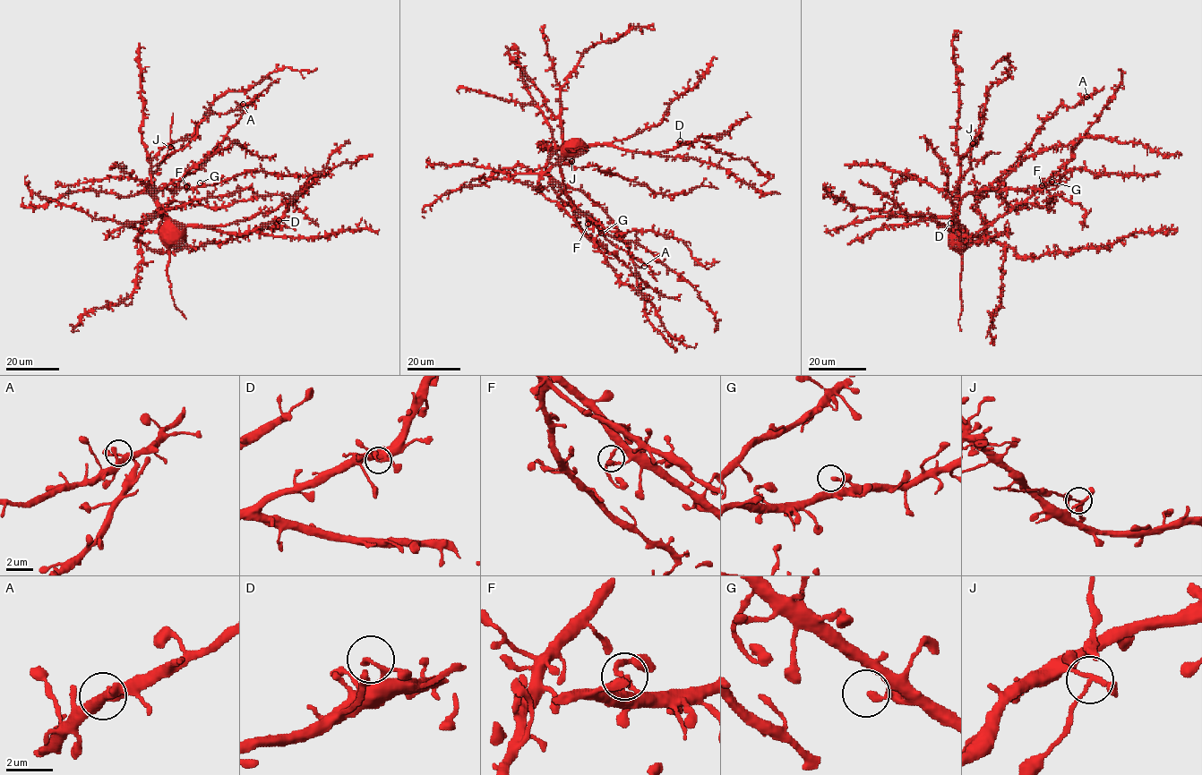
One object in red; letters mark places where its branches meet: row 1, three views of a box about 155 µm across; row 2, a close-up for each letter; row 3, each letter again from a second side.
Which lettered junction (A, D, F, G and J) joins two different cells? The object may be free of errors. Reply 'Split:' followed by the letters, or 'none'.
Split: none

